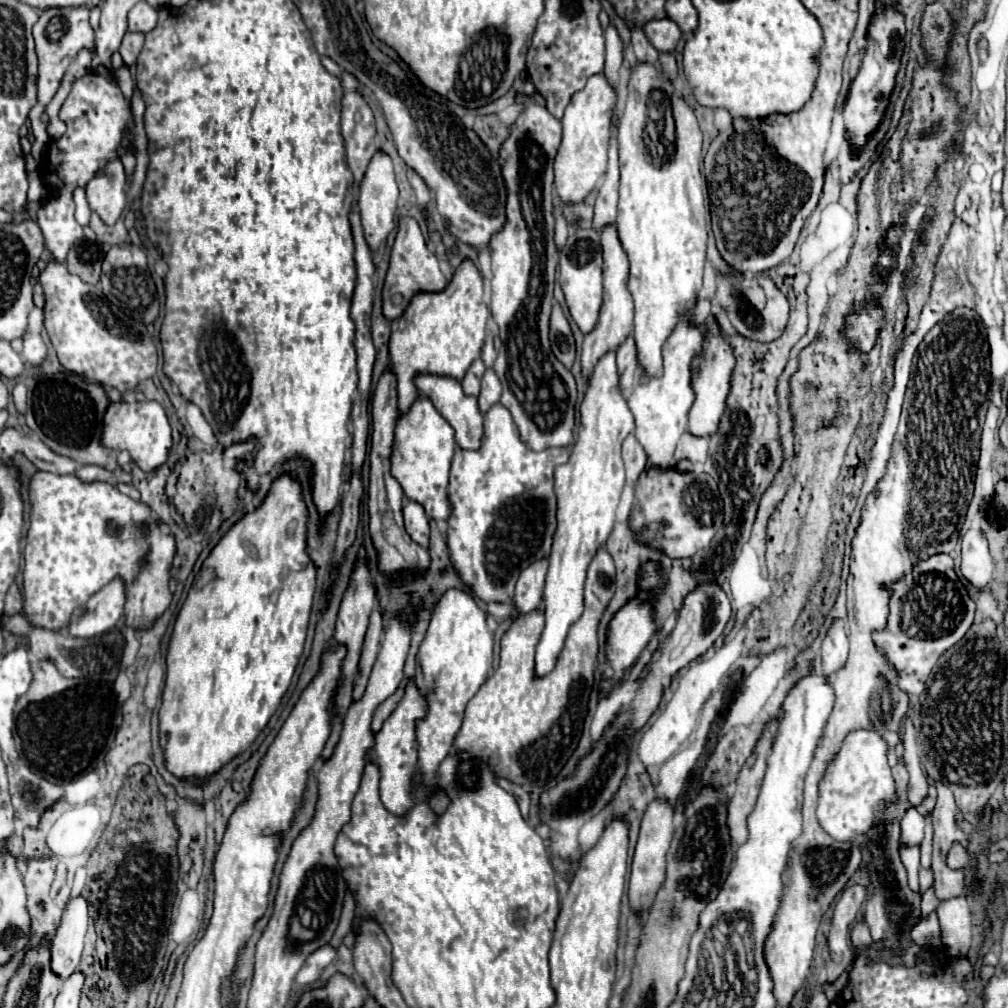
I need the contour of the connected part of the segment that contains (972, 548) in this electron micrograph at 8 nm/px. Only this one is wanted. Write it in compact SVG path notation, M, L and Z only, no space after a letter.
M970 529L962 537L962 575L978 589L986 587L994 573L988 539L980 529Z

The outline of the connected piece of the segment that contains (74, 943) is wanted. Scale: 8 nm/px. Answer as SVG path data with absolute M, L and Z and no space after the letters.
M78 895L72 897L62 913L56 935L52 937L52 971L66 979L78 969L84 935L88 925L88 901Z

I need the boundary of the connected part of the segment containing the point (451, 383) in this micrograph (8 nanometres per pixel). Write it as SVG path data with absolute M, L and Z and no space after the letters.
M418 375L416 377L416 387L422 395L426 395L432 405L444 415L444 419L454 427L456 431L456 443L462 449L480 449L482 445L482 435L484 435L484 427L482 427L482 413L478 409L478 399L476 397L468 397L464 395L462 387L458 381L450 379L450 377L440 377L440 375Z

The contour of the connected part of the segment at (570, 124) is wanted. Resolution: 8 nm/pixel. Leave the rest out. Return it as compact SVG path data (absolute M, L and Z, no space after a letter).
M596 73L588 79L582 91L572 95L572 101L564 109L562 117L562 143L558 147L554 159L556 173L556 193L564 203L582 201L598 183L600 175L606 171L608 161L608 141L610 141L610 125L612 113L616 105L616 91L608 83L604 73Z

